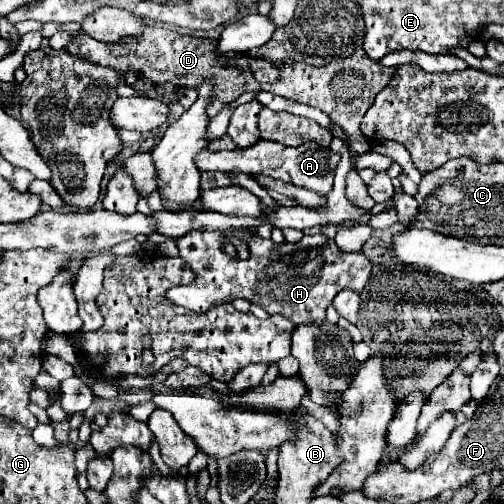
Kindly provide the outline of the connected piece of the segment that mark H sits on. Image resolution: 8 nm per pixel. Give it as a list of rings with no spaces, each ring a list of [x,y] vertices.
[[[190,231],[188,235],[184,235],[176,241],[180,257],[192,267],[192,271],[196,273],[196,281],[190,285],[184,285],[184,287],[172,287],[166,295],[172,303],[178,303],[178,305],[198,313],[198,311],[210,309],[214,303],[224,303],[224,301],[234,301],[238,297],[244,297],[250,303],[258,303],[268,313],[280,313],[280,315],[288,317],[294,325],[312,323],[312,321],[322,323],[326,317],[326,307],[330,305],[330,301],[342,289],[352,289],[352,291],[360,293],[362,287],[366,285],[368,277],[370,277],[370,271],[372,271],[372,263],[362,253],[346,253],[326,235],[308,237],[308,239],[312,239],[312,245],[306,241],[278,245],[272,239],[254,237],[254,241],[248,245],[250,257],[244,261],[230,257],[223,251],[223,246],[229,243],[226,238],[231,238],[232,235],[250,239],[250,235],[244,231]]]

